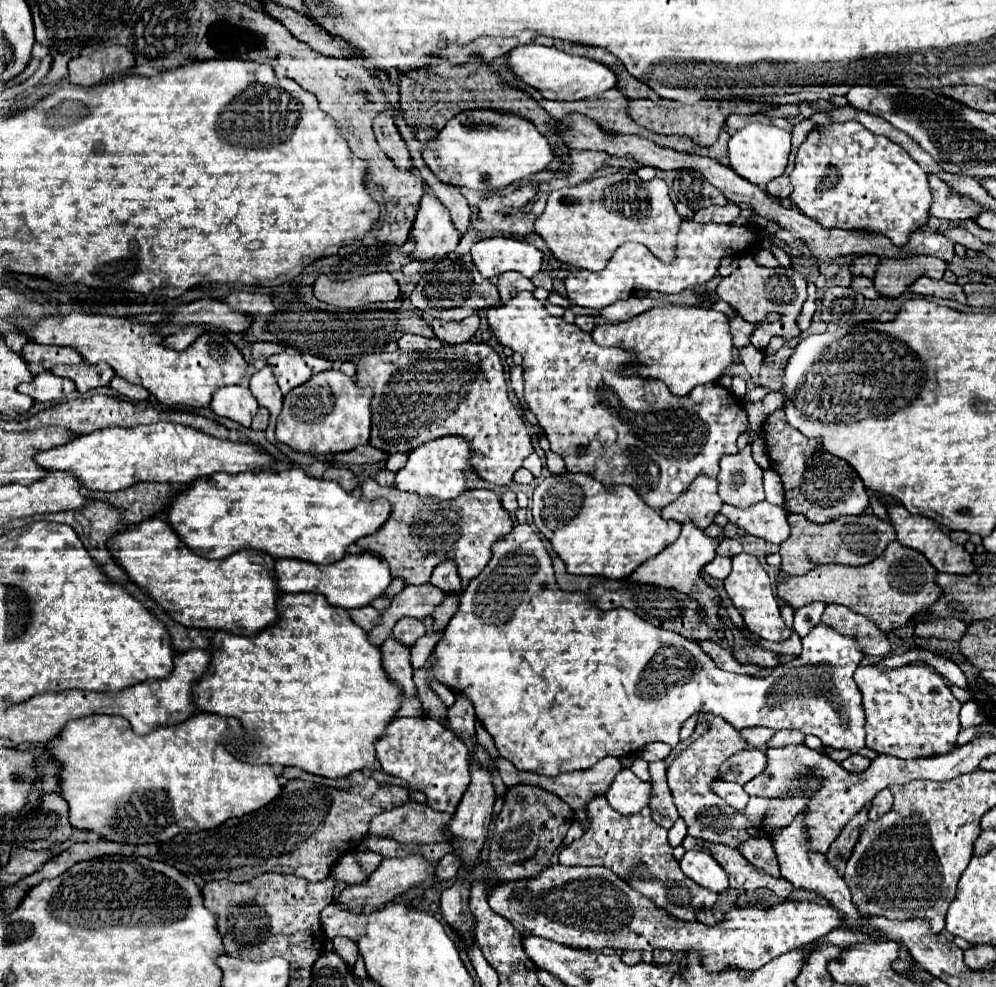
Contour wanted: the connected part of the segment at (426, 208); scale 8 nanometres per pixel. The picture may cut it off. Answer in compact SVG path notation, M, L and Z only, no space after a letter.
M429 189L421 199L417 219L411 229L411 239L415 241L411 259L419 261L441 259L453 253L459 243L459 231L453 229L449 211Z

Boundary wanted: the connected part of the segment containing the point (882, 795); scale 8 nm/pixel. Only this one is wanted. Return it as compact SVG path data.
M889 789L879 791L879 793L875 795L875 799L873 799L871 809L869 809L869 819L871 819L871 821L877 821L877 819L883 817L885 813L889 813L891 807L893 807L893 795L891 795L891 791L889 791Z

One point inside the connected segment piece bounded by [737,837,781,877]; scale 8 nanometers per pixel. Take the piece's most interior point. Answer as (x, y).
(758, 851)

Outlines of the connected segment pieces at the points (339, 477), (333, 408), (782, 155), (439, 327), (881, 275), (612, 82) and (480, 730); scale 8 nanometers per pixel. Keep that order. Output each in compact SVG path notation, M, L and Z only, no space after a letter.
M331 465L331 467L323 473L323 479L331 479L331 481L339 483L345 491L353 491L353 489L359 485L359 477L357 477L351 469L347 469L347 467L343 467L343 465Z
M327 369L315 373L307 383L295 387L289 395L285 395L283 411L277 417L275 437L279 443L305 455L329 455L329 453L349 451L357 445L367 445L371 433L371 399L373 399L373 389L357 387L355 381L339 369Z
M751 123L743 129L735 131L729 139L729 167L741 175L743 179L763 185L771 179L783 175L787 167L787 157L791 153L791 131L775 127L775 125L763 125L763 123Z
M471 315L471 317L467 317L459 323L457 321L445 323L441 319L429 319L429 325L441 341L445 341L445 343L465 343L479 329L479 317Z
M915 255L905 259L887 259L883 257L877 265L877 275L873 279L875 289L881 295L897 297L907 291L909 283L921 275L941 279L947 269L947 263L931 255Z
M537 43L515 47L509 53L509 65L527 85L539 89L543 97L557 101L575 101L593 97L617 85L615 73L605 63L579 55L567 55L565 51L559 51L555 47L543 47Z
M475 720L475 730L477 741L491 753L491 757L497 757L499 753L497 753L497 749L495 749L495 743L493 743L493 739L491 739L491 735L485 731L485 727L483 727L483 723L478 720Z

